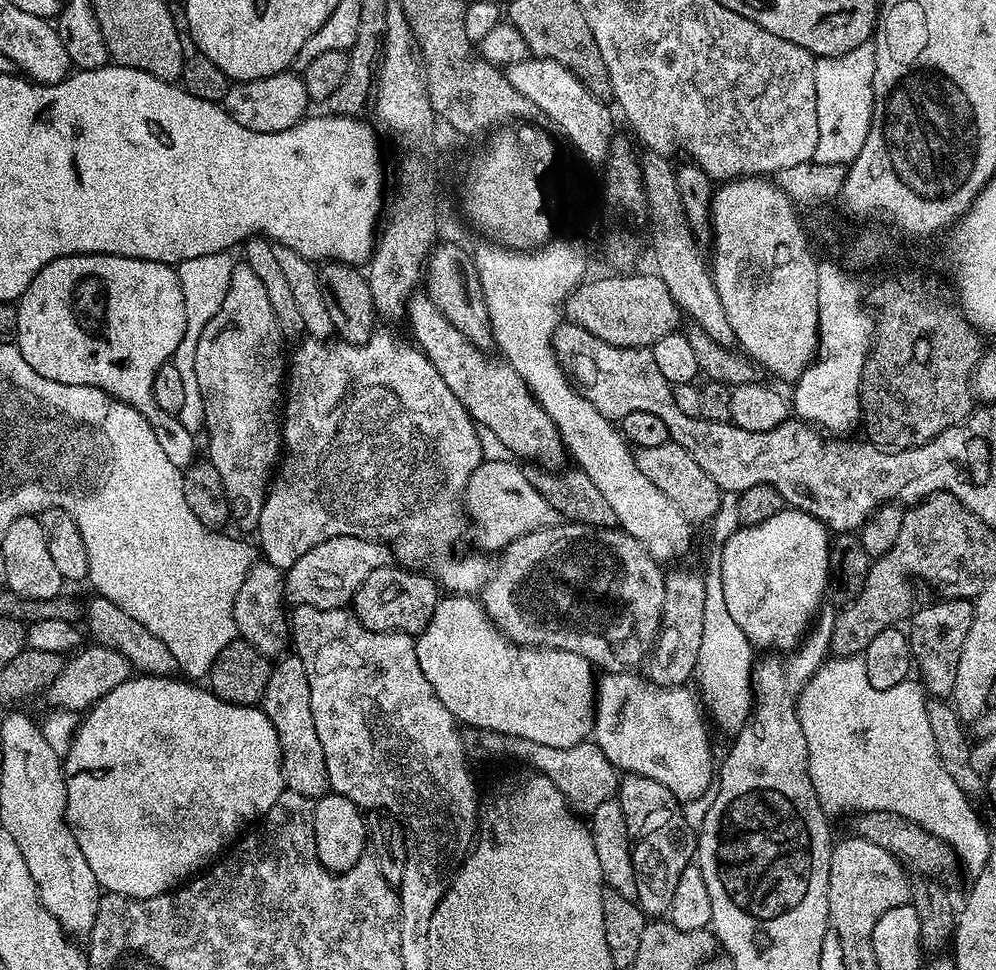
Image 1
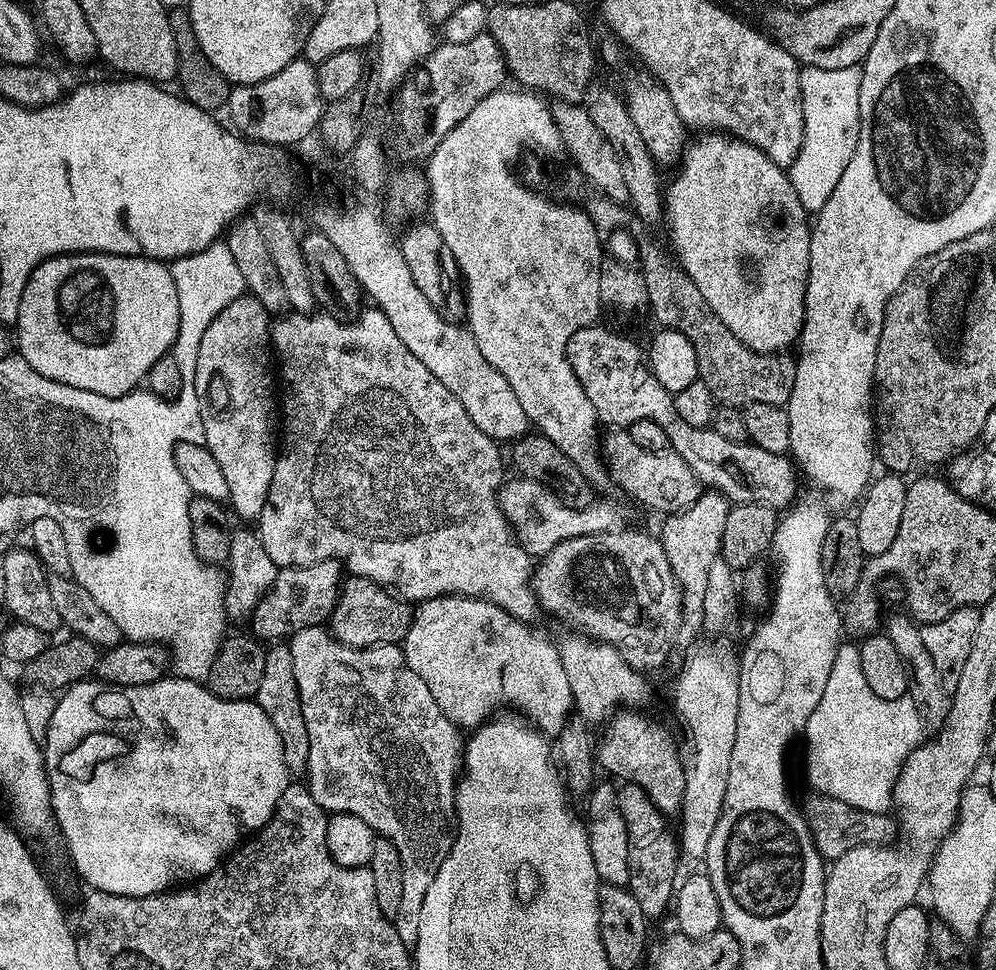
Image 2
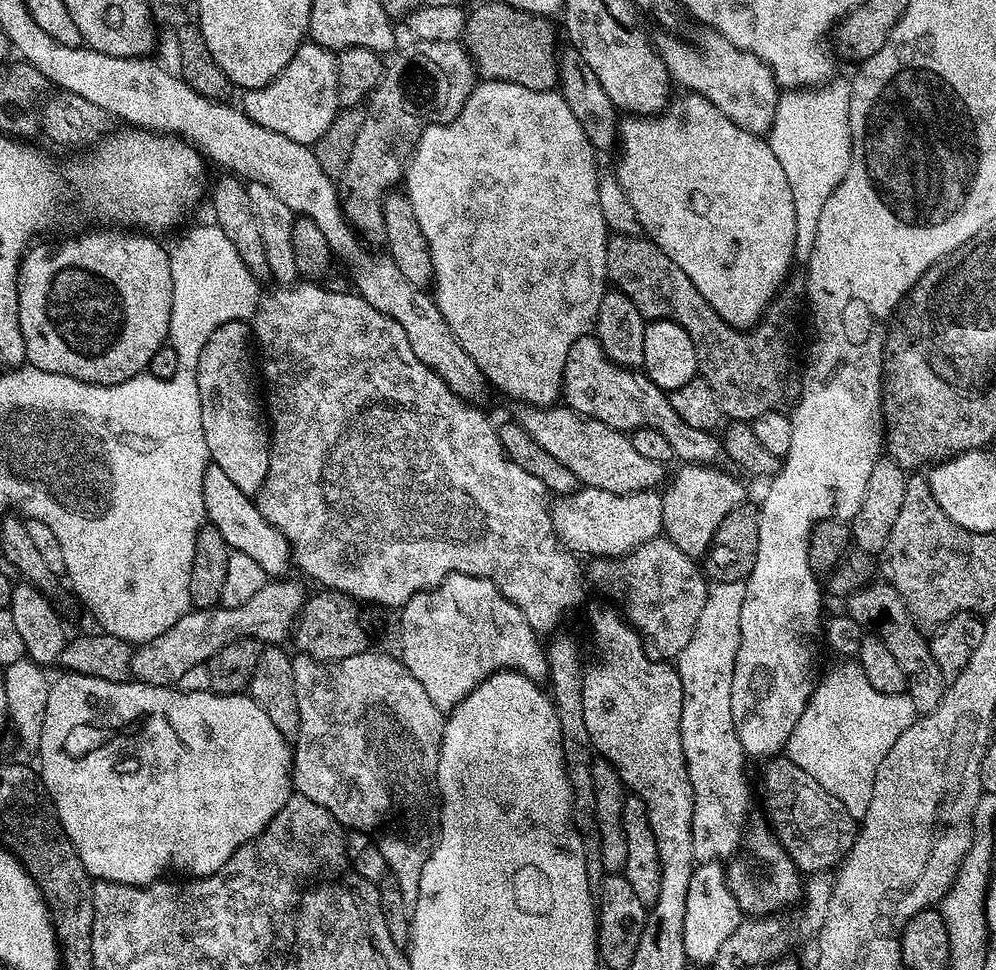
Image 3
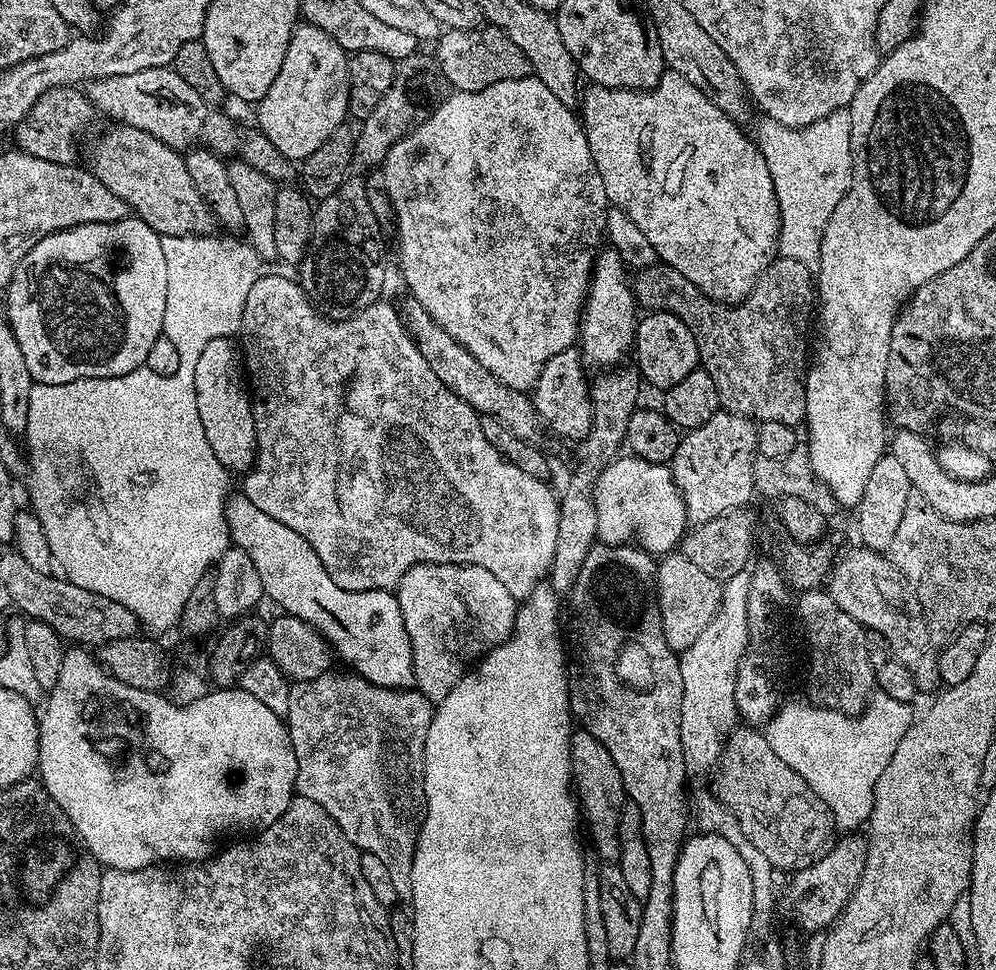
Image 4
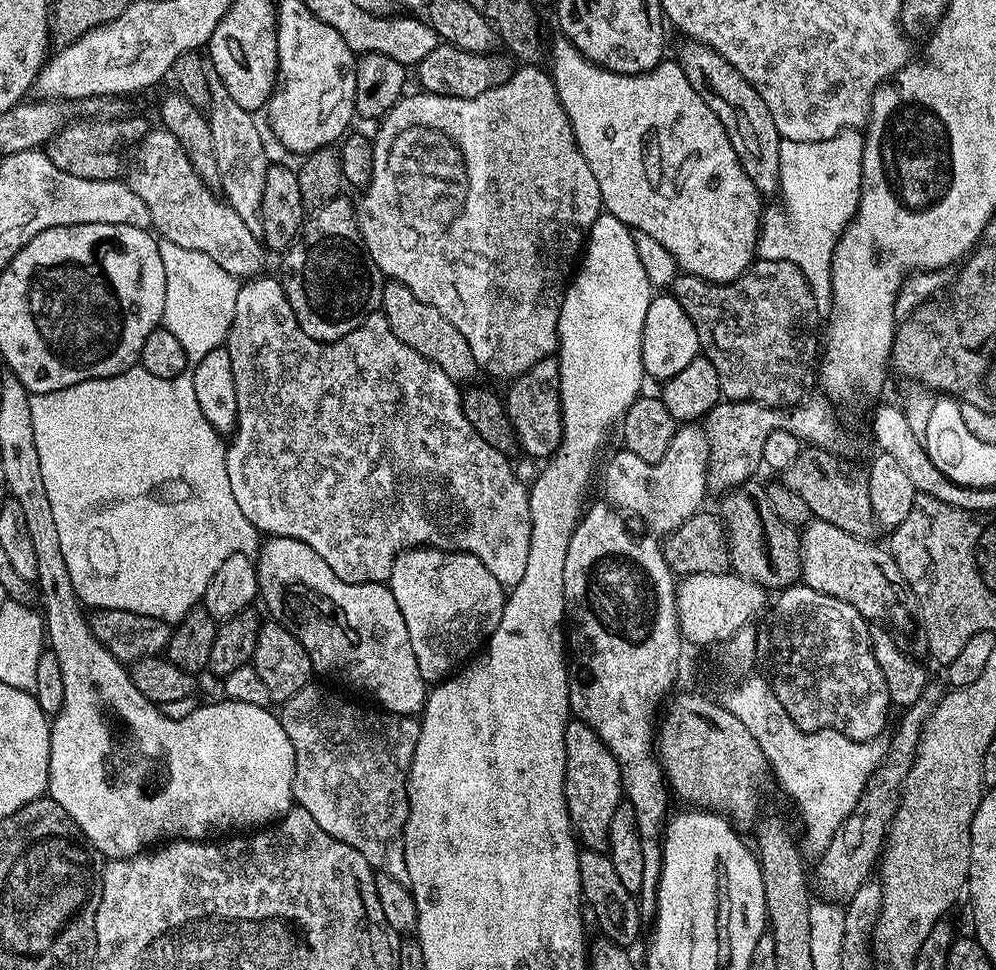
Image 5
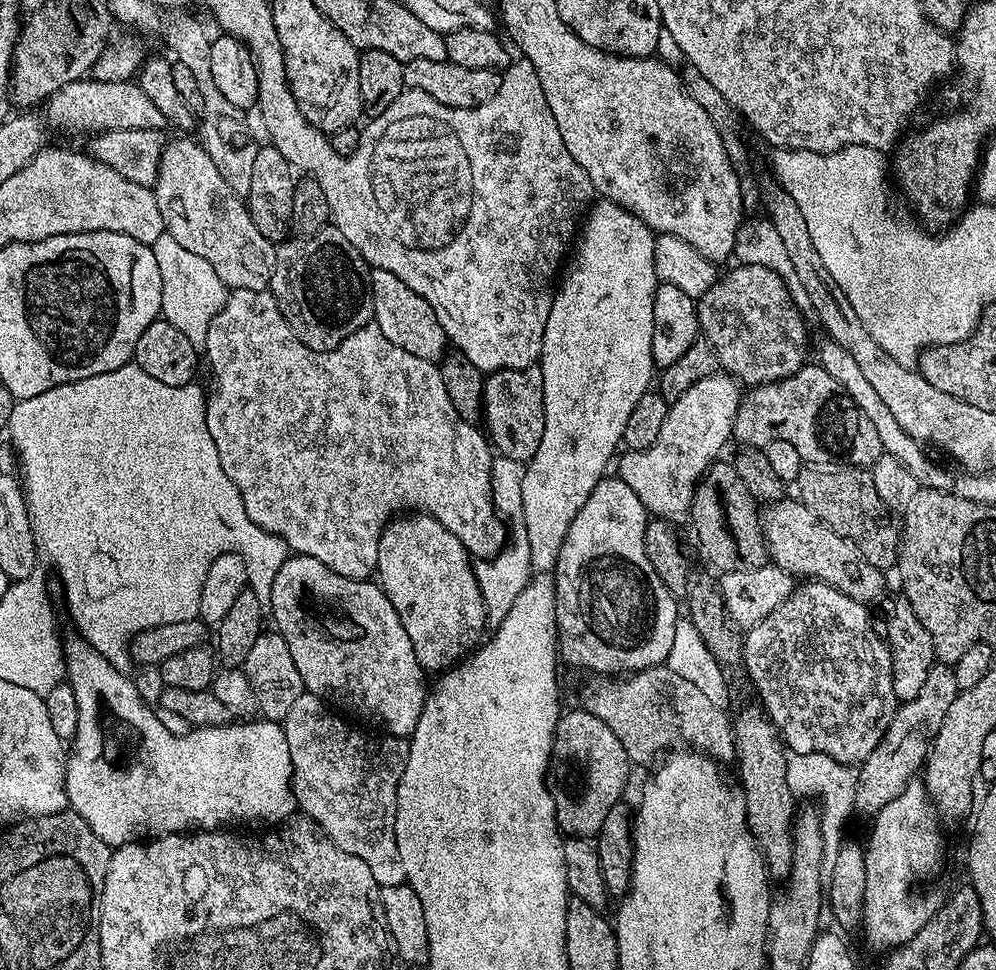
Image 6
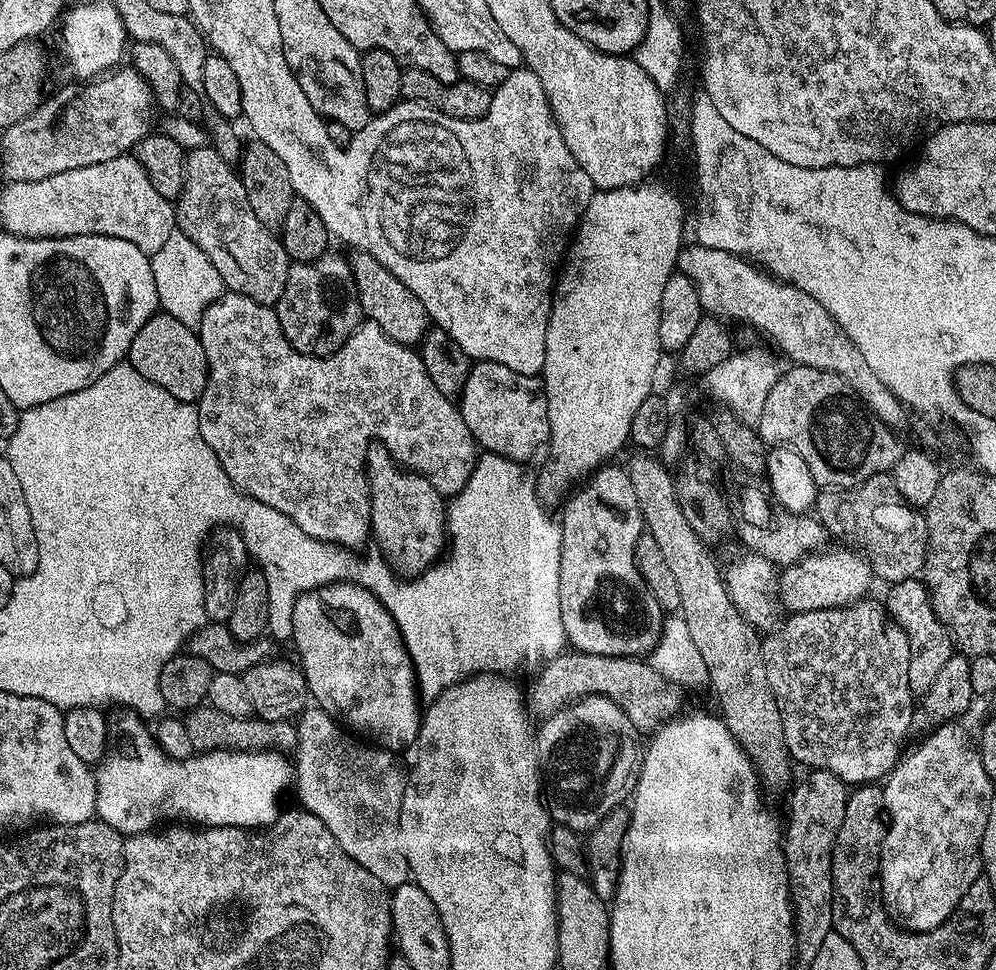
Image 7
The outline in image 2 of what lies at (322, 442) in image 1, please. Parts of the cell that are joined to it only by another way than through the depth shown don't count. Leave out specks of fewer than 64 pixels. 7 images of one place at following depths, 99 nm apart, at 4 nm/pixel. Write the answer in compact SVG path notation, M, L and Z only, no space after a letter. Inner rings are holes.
M375 306L366 308L355 318L341 318L335 314L319 314L320 316L316 316L317 314L293 311L291 314L281 315L277 319L280 321L277 324L275 321L271 325L271 345L274 349L275 359L278 361L278 408L282 413L282 439L278 444L274 478L270 481L270 494L266 498L266 506L258 521L258 535L262 546L266 546L266 554L270 554L270 558L276 563L277 569L310 566L319 560L338 560L351 575L372 580L409 602L423 602L439 596L451 596L453 594L457 596L478 596L481 600L489 600L498 606L502 606L502 610L506 610L514 618L525 622L535 621L535 616L541 615L542 609L536 601L536 591L532 588L534 560L533 557L529 556L527 550L520 545L516 533L513 532L511 524L508 523L503 510L500 508L498 493L506 480L504 464L500 461L501 445L497 441L491 440L486 434L482 434L482 430L478 430L478 426L474 426L474 422L470 422L470 414L466 414L466 410L462 410L462 402L458 402L458 398L454 398L454 394L450 394L450 390L446 390L446 386L442 386L442 382L438 382L438 378L434 378L434 374L430 374L430 370L426 370L426 366L422 366L422 362L418 362L418 358L414 358L414 354L410 354L410 350L406 350L406 346L402 346L402 338L398 338L398 334L394 334L394 326L390 326L390 318L386 318L386 314L382 314L380 309Z

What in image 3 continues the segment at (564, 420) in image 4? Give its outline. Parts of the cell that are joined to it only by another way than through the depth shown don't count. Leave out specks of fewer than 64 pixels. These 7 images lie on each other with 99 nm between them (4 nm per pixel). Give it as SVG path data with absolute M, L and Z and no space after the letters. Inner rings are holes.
M595 335L578 338L578 342L570 346L564 367L562 400L567 407L575 410L576 415L606 422L606 426L619 428L625 434L631 433L633 428L658 430L658 434L664 435L666 442L670 442L670 450L677 461L715 465L719 461L716 459L721 459L722 444L717 437L715 440L712 432L686 426L686 422L682 422L682 418L674 414L669 393L654 386L654 382L650 382L643 371L625 368L612 361Z

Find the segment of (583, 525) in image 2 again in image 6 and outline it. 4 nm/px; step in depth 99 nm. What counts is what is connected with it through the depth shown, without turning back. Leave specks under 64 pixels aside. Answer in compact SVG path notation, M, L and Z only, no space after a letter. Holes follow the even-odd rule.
M713 374L702 378L702 382L694 382L690 390L683 392L678 399L671 401L666 414L666 422L662 422L662 430L652 448L645 452L625 451L625 456L619 457L620 469L618 475L638 498L642 498L642 506L656 518L673 518L689 511L692 499L696 493L696 486L704 479L708 468L721 459L720 451L733 439L732 427L740 409L742 388L737 381L727 374Z

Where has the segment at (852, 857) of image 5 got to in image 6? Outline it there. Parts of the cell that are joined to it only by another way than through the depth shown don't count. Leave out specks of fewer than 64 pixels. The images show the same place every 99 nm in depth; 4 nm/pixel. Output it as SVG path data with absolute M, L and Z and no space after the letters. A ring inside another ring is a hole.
M935 663L930 674L926 674L926 683L914 698L903 701L897 707L894 718L886 734L878 742L876 749L859 765L856 773L855 811L867 818L875 817L886 802L898 798L902 790L917 773L923 769L932 739L938 734L946 718L946 710L954 706L954 698L961 689L954 678L954 667L951 664Z

